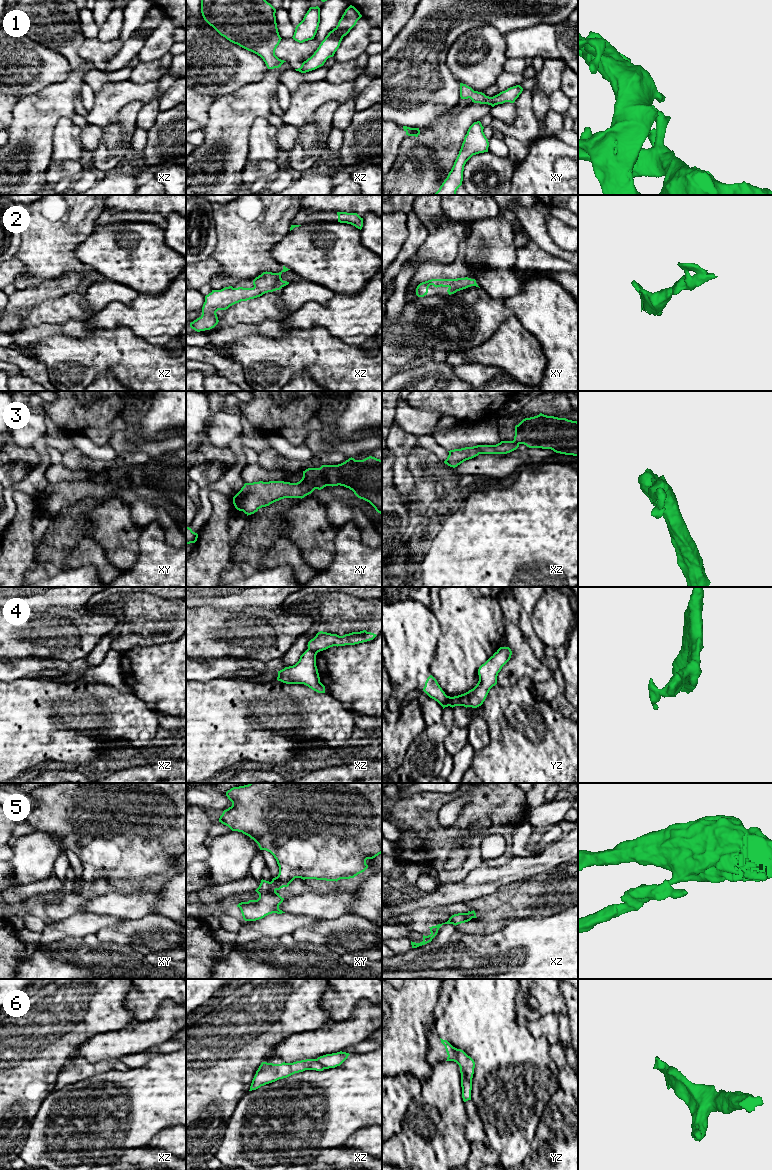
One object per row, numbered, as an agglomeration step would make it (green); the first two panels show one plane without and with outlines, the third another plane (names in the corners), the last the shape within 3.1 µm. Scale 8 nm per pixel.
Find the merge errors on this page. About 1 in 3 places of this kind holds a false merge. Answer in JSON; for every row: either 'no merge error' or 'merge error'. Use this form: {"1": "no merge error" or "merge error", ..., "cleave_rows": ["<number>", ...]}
{"1": "no merge error", "2": "no merge error", "3": "no merge error", "4": "merge error", "5": "merge error", "6": "merge error", "cleave_rows": ["4", "5", "6"]}

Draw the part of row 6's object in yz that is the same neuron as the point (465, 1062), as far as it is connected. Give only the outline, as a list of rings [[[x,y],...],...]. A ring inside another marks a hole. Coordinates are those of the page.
[[[441,1039],[441,1043],[445,1046],[447,1052],[447,1060],[446,1061],[454,1061],[459,1067],[465,1072],[466,1077],[472,1081],[475,1062],[474,1060],[468,1056],[463,1050],[457,1049],[453,1047],[447,1040]]]

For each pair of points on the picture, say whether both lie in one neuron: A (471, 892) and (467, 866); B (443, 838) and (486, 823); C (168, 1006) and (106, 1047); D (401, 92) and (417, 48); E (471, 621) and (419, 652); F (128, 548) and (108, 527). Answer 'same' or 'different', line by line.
A: different
B: different
C: same
D: same
E: different
F: same

